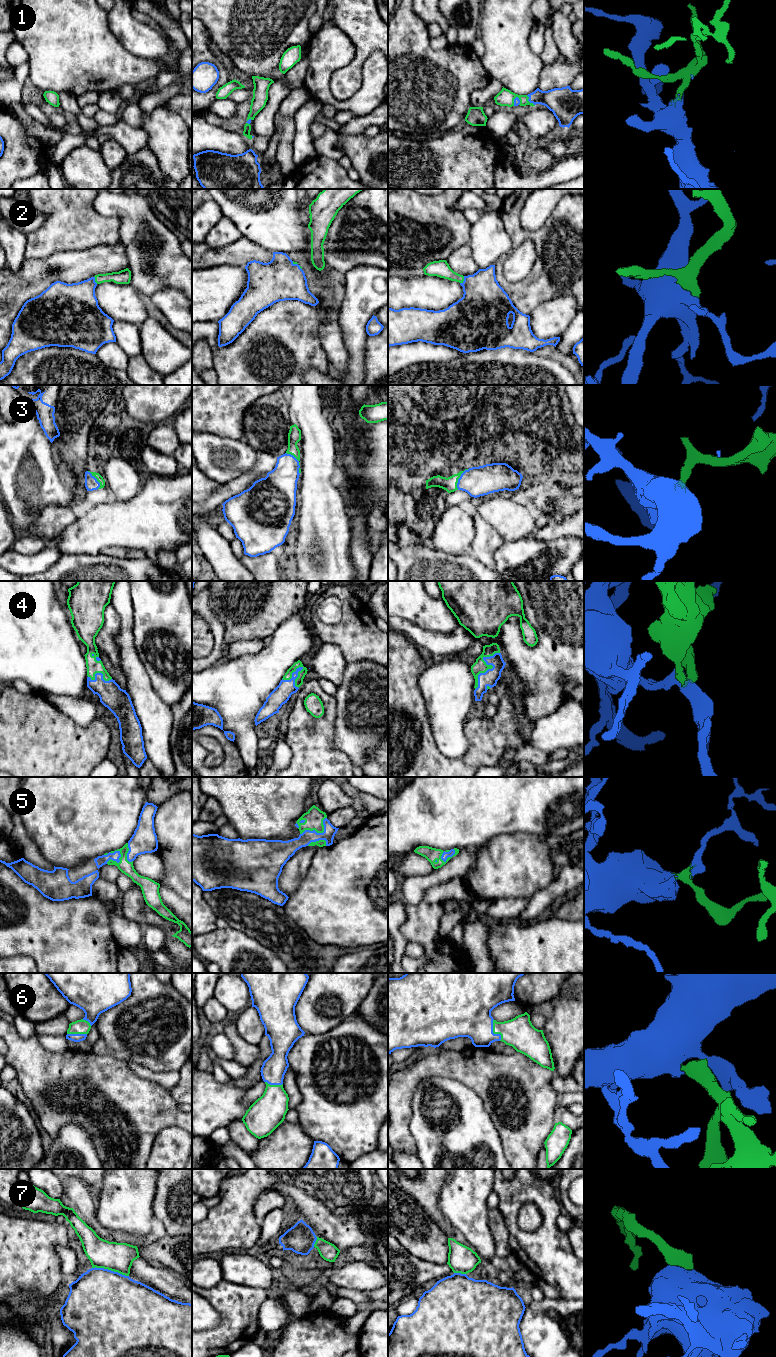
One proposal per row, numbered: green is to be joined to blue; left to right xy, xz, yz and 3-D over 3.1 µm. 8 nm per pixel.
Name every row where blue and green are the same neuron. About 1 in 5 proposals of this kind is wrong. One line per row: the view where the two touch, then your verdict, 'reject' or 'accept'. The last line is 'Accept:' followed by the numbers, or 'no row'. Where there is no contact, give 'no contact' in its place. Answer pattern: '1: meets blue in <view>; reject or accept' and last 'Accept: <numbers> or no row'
1: meets blue in yz; accept
2: meets blue in yz; accept
3: meets blue in yz; accept
4: meets blue in yz; accept
5: meets blue in xy; accept
6: meets blue in yz; accept
7: meets blue in xy; accept
Accept: 1, 2, 3, 4, 5, 6, 7

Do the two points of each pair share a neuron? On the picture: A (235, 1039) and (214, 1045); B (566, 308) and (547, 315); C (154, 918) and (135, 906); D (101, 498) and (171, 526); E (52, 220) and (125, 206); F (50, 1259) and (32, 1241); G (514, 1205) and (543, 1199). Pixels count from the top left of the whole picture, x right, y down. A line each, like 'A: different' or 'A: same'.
A: different
B: same
C: same
D: different
E: different
F: same
G: same

